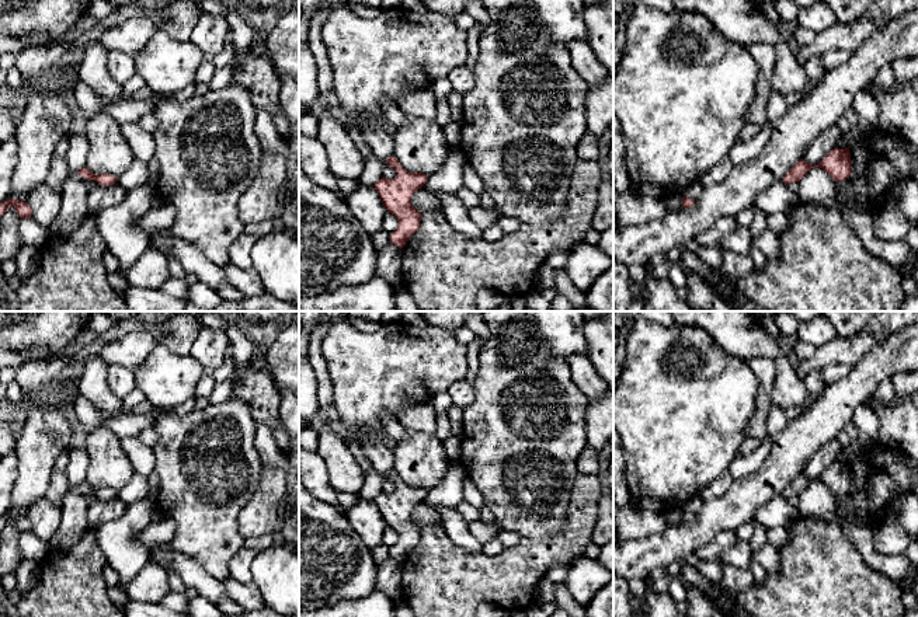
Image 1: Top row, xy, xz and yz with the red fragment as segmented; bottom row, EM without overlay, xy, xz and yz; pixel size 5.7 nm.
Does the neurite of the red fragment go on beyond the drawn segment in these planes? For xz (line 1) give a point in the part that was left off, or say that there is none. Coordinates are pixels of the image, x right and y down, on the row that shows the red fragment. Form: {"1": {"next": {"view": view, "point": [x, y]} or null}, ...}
{"1": {"next": null}}

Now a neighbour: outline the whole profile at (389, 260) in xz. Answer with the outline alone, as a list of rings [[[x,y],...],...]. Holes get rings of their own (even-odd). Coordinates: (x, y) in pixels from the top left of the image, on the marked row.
[[[390,243],[378,251],[375,275],[394,286],[401,285],[401,248]]]

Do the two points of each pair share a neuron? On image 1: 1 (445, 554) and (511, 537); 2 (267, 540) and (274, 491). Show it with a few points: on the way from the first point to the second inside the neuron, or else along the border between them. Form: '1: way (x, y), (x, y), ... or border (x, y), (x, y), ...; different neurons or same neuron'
1: border (521, 539), (506, 548); different neurons
2: border (273, 534), (246, 537); different neurons

